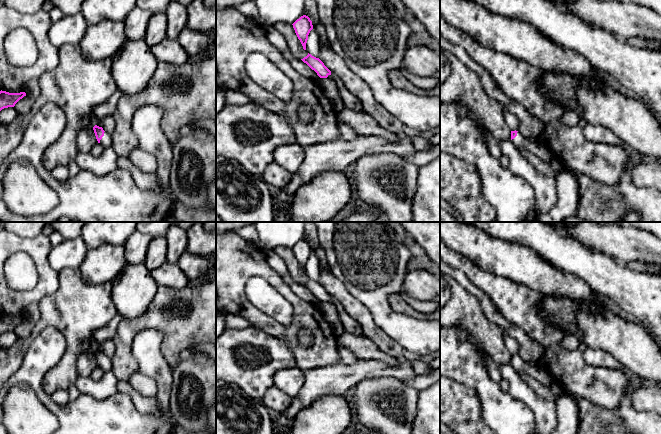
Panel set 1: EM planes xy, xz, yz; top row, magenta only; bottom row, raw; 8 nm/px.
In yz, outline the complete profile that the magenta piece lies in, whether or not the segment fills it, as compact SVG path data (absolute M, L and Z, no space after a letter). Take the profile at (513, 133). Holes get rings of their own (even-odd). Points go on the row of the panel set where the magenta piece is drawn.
M511 131L511 142L517 147L525 149L537 157L539 157L544 162L549 162L554 158L552 152L541 144L538 138L535 137L525 137L519 131Z

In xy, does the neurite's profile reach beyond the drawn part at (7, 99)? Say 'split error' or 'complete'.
complete

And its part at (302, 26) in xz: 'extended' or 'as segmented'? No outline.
as segmented

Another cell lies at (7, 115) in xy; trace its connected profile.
M15 107L4 108L0 111L0 124L8 124L12 122L19 113L16 111Z

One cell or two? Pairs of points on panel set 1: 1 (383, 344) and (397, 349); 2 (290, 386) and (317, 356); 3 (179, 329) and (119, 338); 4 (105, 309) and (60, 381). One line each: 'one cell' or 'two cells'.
1: one cell
2: two cells
3: one cell
4: one cell

